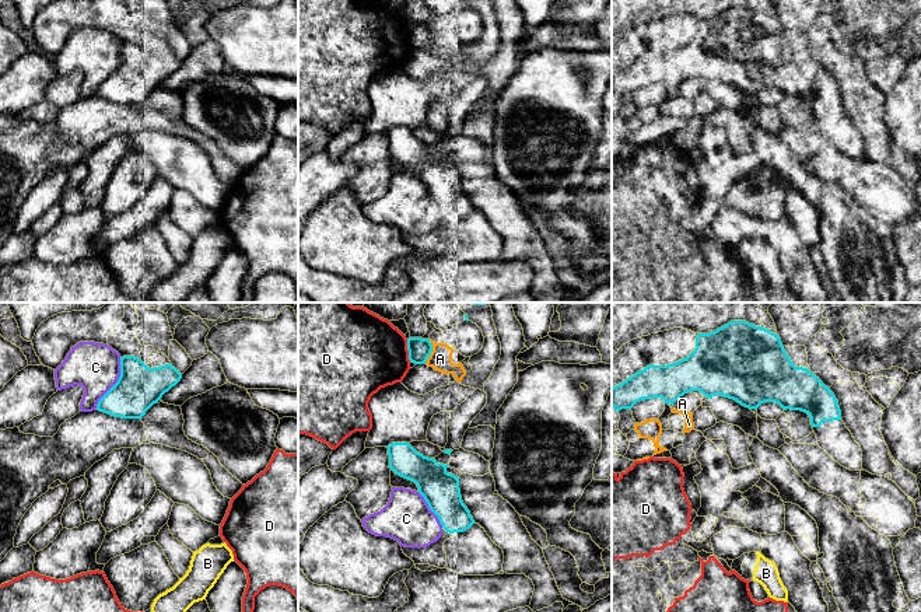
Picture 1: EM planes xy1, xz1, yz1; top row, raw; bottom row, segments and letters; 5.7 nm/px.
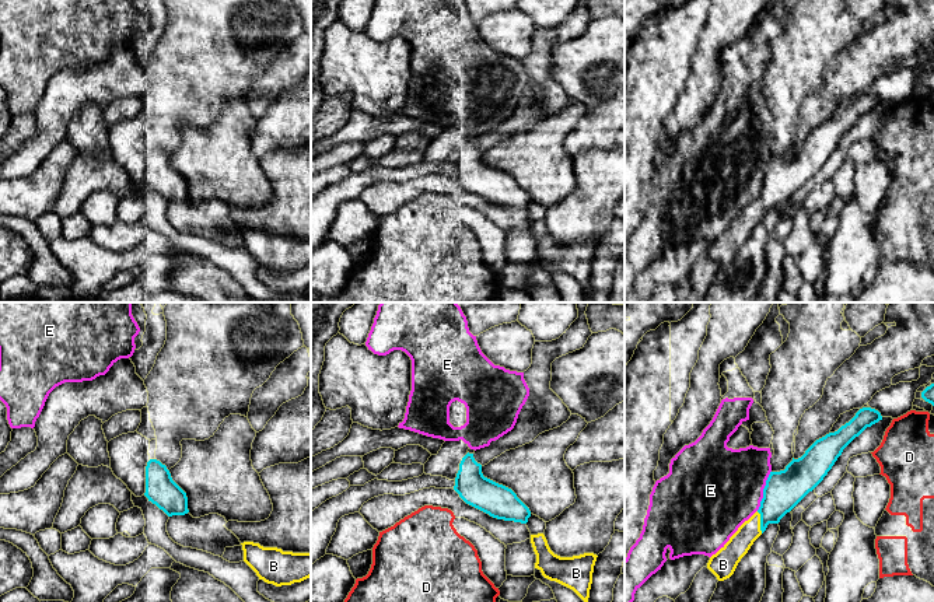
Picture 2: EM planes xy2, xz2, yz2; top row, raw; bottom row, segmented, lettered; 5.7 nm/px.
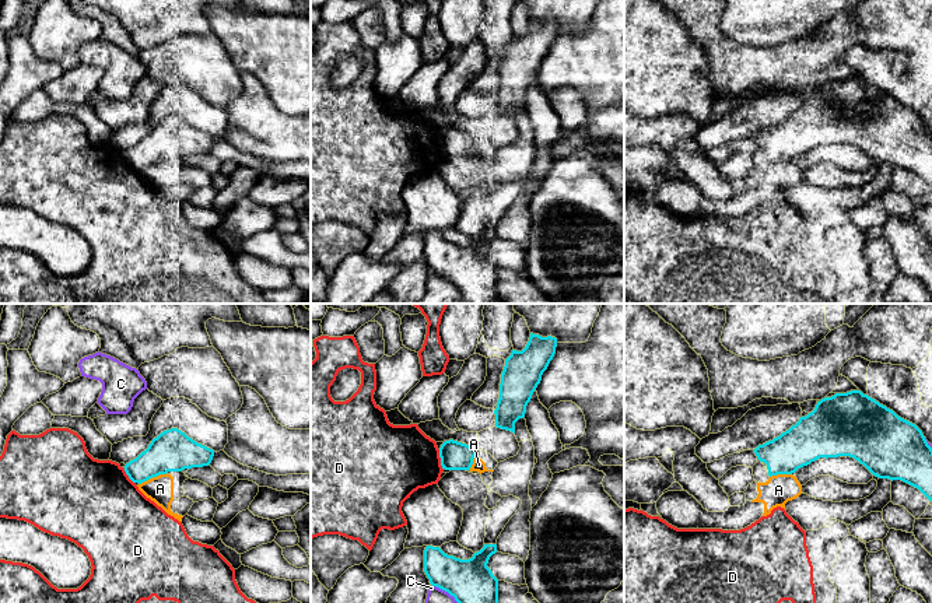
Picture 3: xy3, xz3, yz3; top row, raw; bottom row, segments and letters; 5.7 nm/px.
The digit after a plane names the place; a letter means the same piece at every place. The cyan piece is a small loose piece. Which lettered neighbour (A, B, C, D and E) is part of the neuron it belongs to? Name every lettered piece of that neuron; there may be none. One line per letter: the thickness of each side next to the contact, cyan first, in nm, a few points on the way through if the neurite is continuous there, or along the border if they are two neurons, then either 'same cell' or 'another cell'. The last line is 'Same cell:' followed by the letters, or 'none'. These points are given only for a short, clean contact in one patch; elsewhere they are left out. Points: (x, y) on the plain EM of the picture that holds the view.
A: 240/150 nm | another cell
B: 220/130 nm | same cell
C: 260/280 nm | another cell
D: 130/440 nm | along xz1 (406, 25), (410, 48) | another cell
E: 220/480 nm | another cell
Same cell: B

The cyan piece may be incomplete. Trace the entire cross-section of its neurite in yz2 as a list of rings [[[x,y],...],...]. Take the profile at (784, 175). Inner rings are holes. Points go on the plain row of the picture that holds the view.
[[[860,95],[837,118],[816,126],[805,140],[794,146],[784,157],[770,158],[763,175],[759,196],[745,207],[730,227],[710,244],[707,255],[718,267],[730,265],[741,245],[769,210],[779,210],[832,155],[843,136],[867,113],[882,106],[878,97]]]

